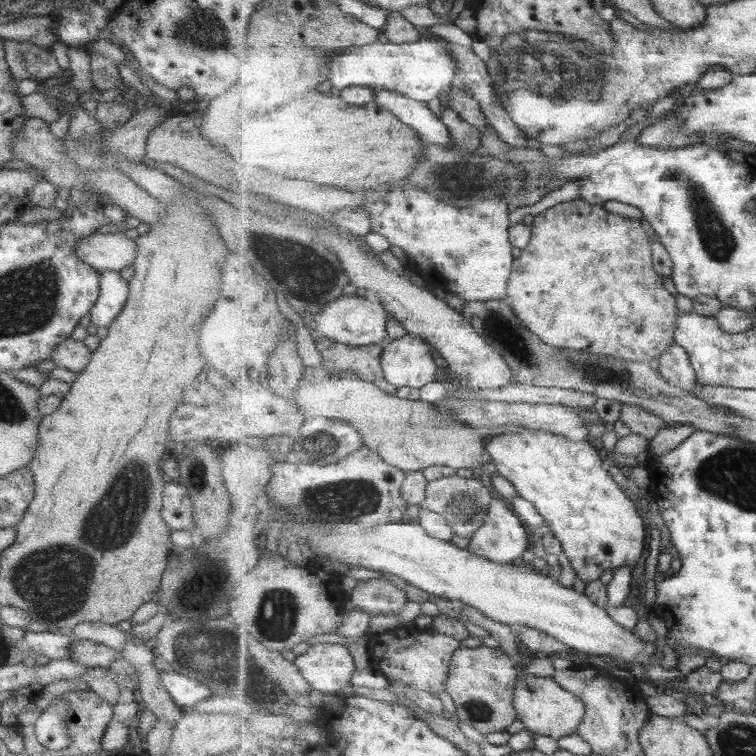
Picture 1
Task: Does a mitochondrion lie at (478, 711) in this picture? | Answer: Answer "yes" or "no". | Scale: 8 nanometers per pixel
yes

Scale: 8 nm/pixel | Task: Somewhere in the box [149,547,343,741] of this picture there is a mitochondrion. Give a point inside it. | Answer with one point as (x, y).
(195, 645)

